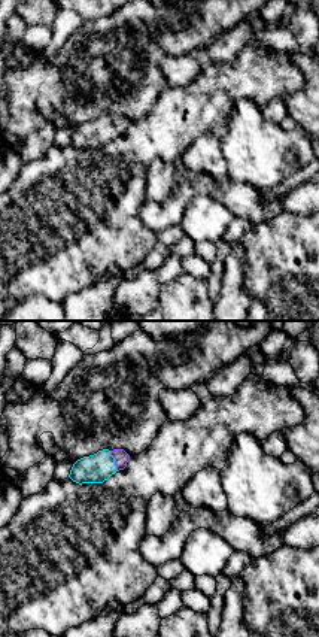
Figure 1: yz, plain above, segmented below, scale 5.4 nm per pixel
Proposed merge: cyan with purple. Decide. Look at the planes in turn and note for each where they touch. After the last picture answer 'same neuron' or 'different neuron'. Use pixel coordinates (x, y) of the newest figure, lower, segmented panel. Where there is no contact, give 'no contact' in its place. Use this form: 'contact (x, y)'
contact (114, 461)

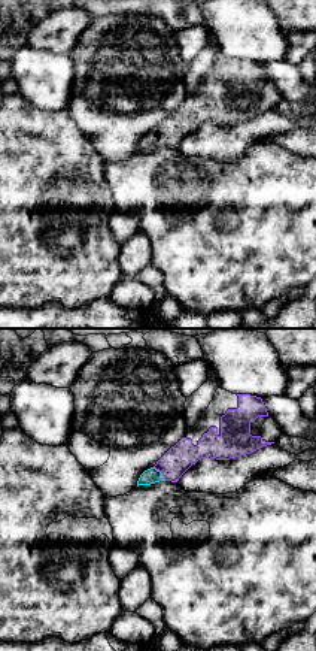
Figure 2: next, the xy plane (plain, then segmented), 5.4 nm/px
contact (161, 474)

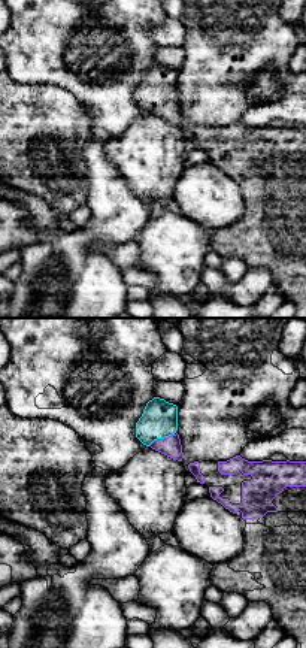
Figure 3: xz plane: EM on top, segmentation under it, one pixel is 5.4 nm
contact (160, 438)

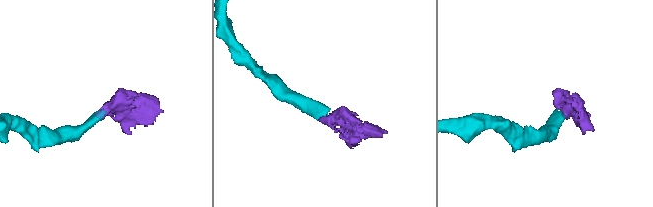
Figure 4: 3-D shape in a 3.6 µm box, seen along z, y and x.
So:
same neuron

